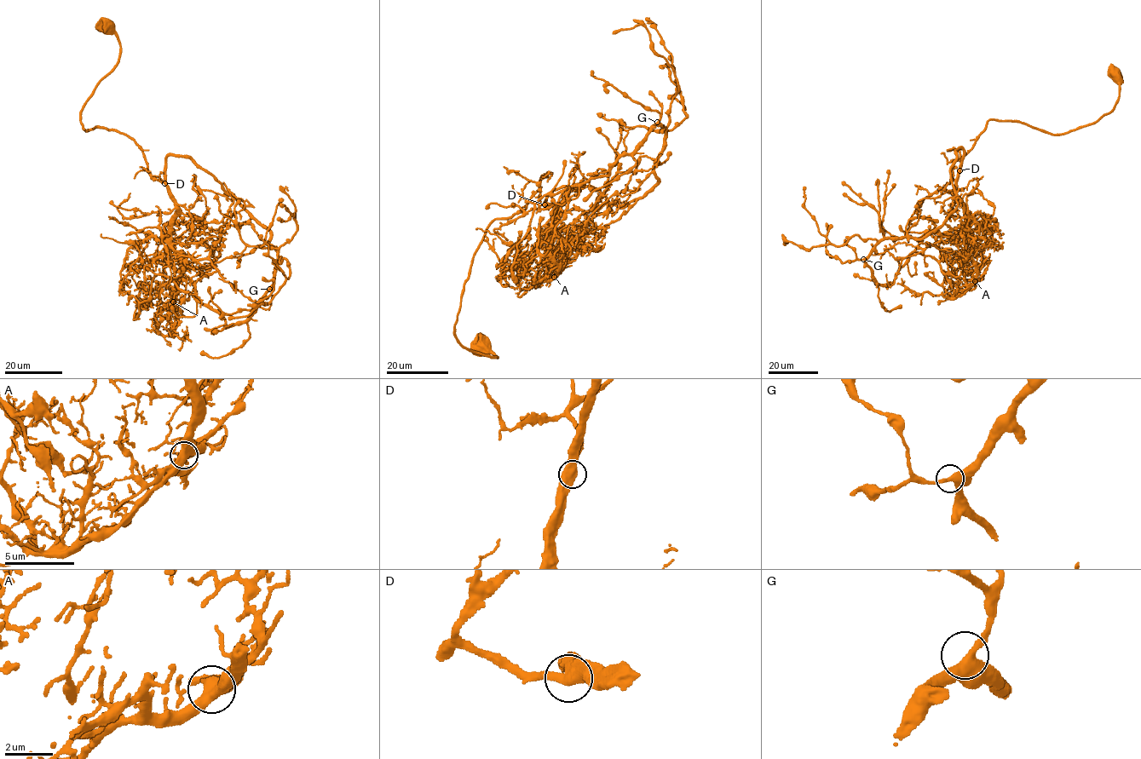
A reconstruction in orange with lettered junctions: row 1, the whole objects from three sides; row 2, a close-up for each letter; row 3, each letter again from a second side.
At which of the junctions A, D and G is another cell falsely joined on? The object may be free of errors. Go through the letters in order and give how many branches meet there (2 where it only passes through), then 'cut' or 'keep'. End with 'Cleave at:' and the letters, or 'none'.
A: branches 3; keep
D: branches 3; keep
G: branches 3; keep
Cleave at: none

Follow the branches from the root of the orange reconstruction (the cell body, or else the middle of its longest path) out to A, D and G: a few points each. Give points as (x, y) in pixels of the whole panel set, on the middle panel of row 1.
A: (483, 346), (497, 359), (461, 345), (454, 324), (490, 224), (531, 200), (556, 209), (554, 277)
D: (483, 346), (497, 359), (461, 345), (454, 334), (475, 252), (495, 220), (521, 212), (531, 200), (544, 204)
G: (483, 346), (497, 359), (454, 324), (486, 229), (563, 186), (620, 208), (642, 197), (657, 122)

